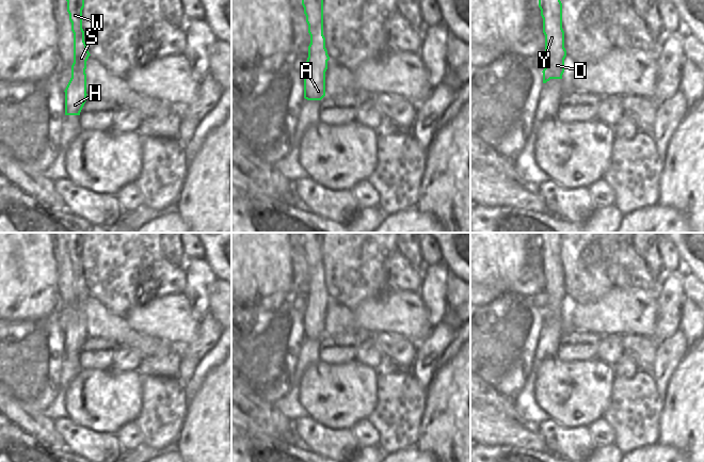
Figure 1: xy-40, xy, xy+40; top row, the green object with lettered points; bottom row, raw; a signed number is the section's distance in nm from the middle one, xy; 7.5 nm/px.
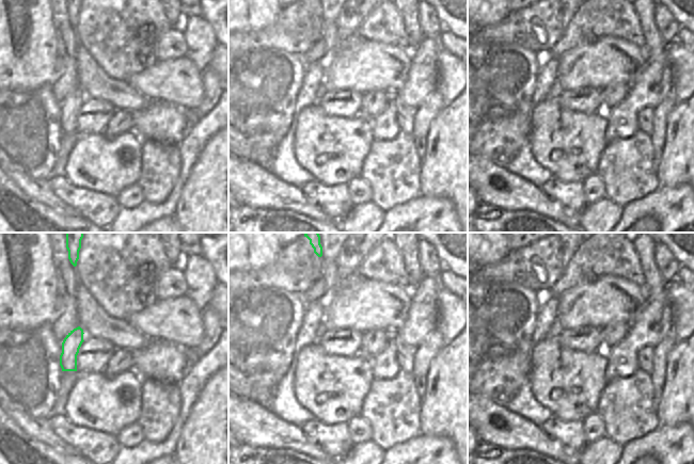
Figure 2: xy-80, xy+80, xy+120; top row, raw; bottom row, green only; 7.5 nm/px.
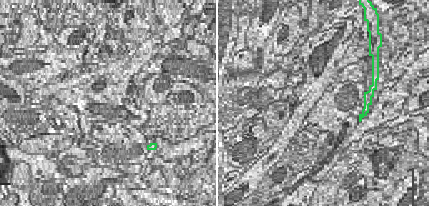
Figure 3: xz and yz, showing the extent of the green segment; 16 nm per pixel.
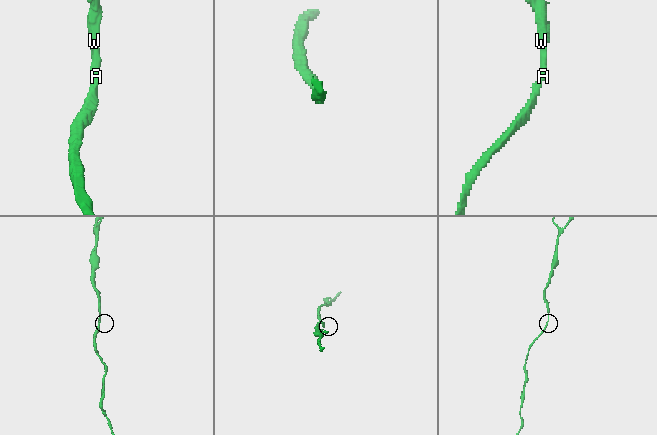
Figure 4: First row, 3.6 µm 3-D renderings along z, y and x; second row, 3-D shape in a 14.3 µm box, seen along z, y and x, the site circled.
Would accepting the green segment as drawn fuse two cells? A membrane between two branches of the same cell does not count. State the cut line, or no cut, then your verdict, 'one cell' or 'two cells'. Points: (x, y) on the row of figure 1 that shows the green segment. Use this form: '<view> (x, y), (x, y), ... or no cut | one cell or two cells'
no cut | one cell

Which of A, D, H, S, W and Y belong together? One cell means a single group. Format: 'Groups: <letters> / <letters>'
Groups: A D H S W Y.

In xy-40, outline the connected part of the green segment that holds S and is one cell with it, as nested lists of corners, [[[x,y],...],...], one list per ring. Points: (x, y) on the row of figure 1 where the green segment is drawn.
[[[66,0],[74,33],[74,63],[71,78],[65,89],[65,115],[80,115],[86,101],[86,61],[91,55],[84,42],[82,10],[84,0]]]

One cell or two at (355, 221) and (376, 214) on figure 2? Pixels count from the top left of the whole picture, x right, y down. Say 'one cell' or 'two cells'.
one cell

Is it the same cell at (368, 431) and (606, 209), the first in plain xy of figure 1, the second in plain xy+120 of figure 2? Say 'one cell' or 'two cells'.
two cells

